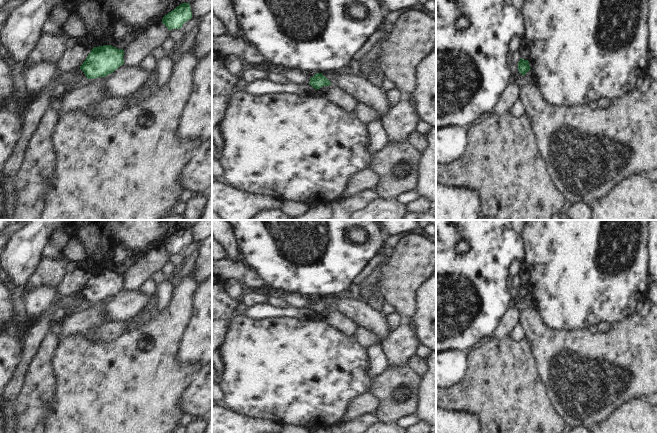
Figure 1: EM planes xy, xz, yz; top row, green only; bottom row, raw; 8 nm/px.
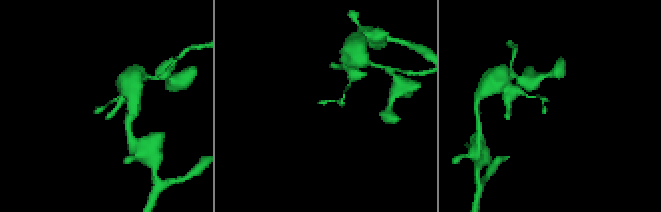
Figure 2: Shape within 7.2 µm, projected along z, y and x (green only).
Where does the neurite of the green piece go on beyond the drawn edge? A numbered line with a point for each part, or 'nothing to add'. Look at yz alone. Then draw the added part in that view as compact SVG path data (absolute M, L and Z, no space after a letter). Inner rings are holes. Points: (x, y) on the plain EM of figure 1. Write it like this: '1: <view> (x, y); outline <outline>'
nothing to add

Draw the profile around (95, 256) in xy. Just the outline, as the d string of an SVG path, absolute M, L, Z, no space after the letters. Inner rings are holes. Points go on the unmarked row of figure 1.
M102 236L102 237L100 238L100 240L99 240L99 248L98 248L98 250L87 260L87 263L88 263L88 264L92 264L92 261L93 261L93 260L97 260L101 254L105 254L105 253L107 252L106 250L103 250L103 249L101 248L101 242L102 242L103 240L105 240L105 238Z

